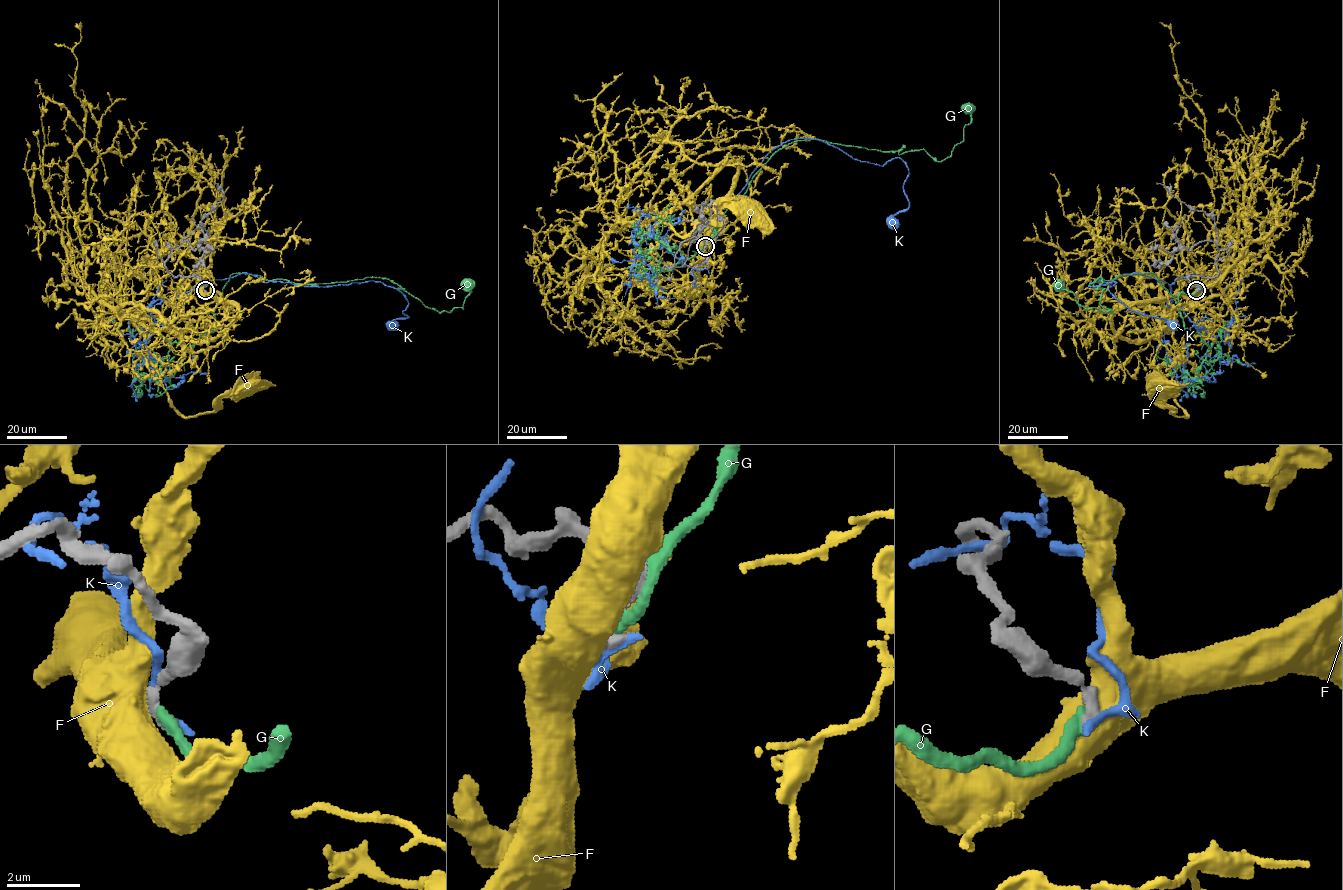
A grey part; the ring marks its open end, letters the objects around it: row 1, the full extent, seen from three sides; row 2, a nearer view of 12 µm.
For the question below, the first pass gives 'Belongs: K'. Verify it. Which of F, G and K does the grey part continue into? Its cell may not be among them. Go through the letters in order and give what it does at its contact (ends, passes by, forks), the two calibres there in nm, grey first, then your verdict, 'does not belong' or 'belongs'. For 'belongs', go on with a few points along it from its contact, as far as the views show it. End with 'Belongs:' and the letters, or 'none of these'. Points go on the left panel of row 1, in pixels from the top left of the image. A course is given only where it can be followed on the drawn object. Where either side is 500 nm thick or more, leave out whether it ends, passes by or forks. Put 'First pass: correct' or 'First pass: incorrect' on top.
First pass: incorrect
F: calibres 400 and 800 nm; does not belong
G: it ends; calibres 400 and 340 nm; does not belong
K: it ends; calibres 380 and 240 nm; does not belong
Belongs: none of these

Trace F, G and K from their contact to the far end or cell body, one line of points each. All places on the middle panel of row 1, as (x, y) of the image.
F: (703, 247), (715, 208), (675, 206), (660, 222), (681, 236), (712, 223), (722, 208), (750, 210)
G: (705, 246), (752, 176), (795, 141), (900, 149), (899, 154), (924, 149), (942, 161), (963, 140), (969, 106)
K: (705, 247), (694, 238), (703, 218), (795, 138), (882, 165), (900, 157), (909, 202), (893, 224)

